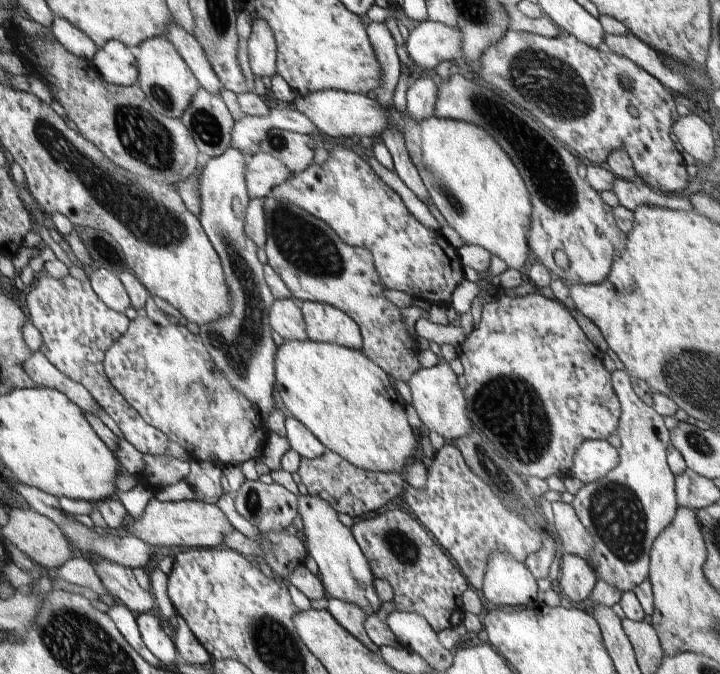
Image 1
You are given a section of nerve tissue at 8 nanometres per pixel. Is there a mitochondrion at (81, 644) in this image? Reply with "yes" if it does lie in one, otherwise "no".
yes

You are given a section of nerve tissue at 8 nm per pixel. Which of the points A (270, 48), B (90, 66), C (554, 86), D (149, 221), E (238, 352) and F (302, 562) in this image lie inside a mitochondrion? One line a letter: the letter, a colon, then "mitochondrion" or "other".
A: other
B: other
C: mitochondrion
D: mitochondrion
E: mitochondrion
F: other

